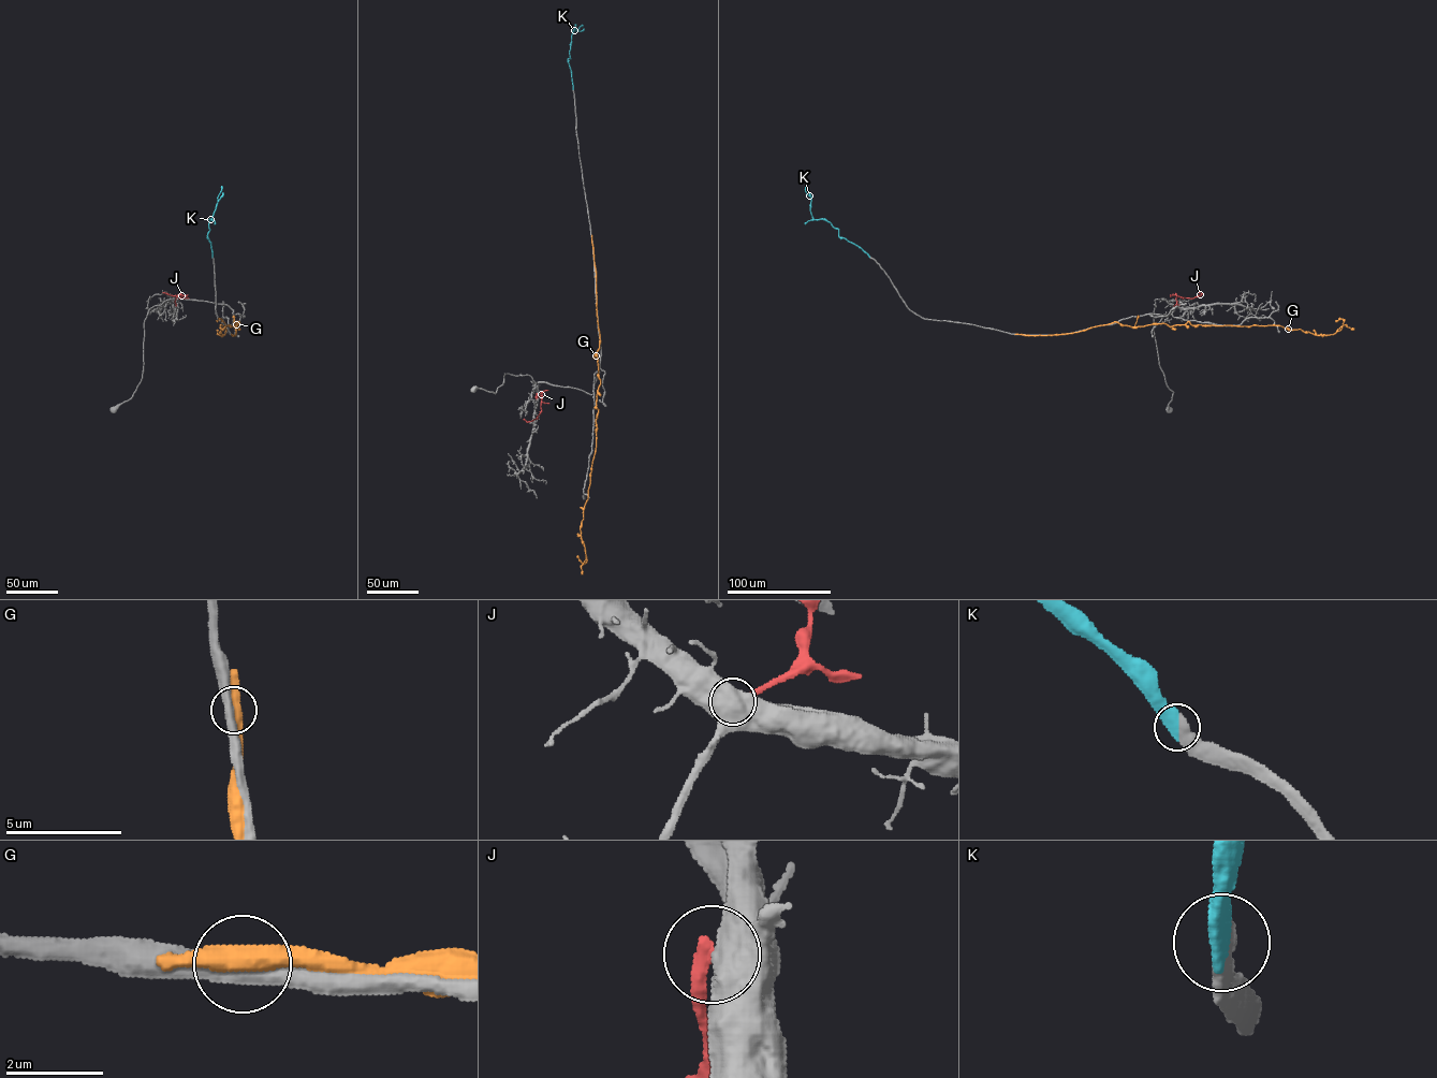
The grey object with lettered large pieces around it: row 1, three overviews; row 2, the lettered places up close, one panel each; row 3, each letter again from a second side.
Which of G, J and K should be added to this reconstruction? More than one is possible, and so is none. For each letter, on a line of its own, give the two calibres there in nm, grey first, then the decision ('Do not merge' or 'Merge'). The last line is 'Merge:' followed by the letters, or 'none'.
G: Thickness 400 nm (grey) against 400 nm. Do not merge
J: Thickness 750 nm (grey) against 300 nm. Do not merge
K: Thickness 550 nm (grey) against 550 nm. Merge
Merge: K

